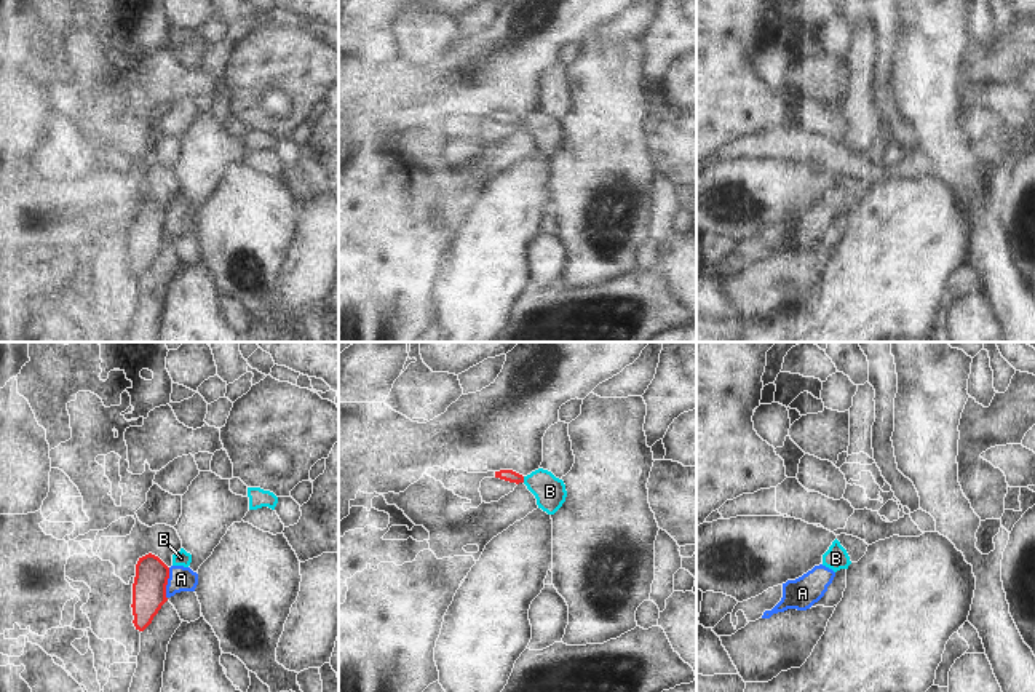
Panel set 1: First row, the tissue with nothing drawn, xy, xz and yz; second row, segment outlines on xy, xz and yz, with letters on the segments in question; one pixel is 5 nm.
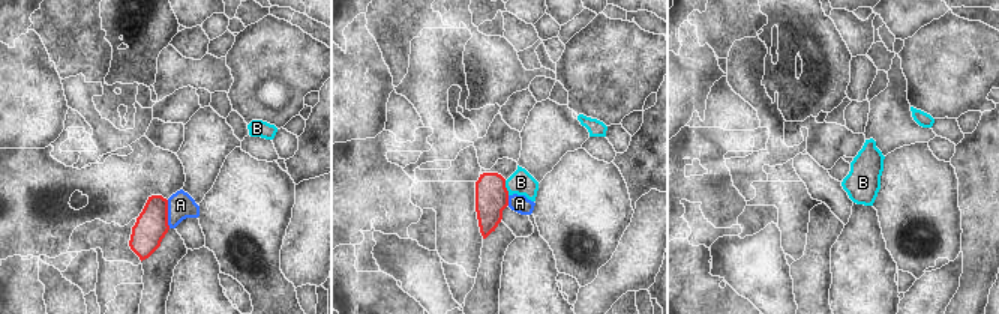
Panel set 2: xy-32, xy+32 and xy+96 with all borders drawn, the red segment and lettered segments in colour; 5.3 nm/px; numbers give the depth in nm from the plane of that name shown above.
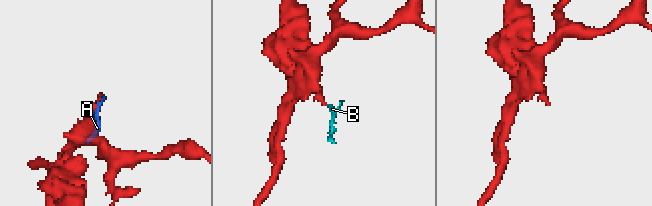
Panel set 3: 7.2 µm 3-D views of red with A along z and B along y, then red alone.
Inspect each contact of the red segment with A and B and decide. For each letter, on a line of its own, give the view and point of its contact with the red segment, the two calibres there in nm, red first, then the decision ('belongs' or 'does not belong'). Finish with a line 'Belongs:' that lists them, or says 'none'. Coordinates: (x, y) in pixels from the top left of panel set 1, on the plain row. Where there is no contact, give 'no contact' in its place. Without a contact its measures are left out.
A: xy (166, 226) | 180/130 nm | does not belong
B: xz (523, 122) | 60/160 nm | does not belong
Belongs: none

